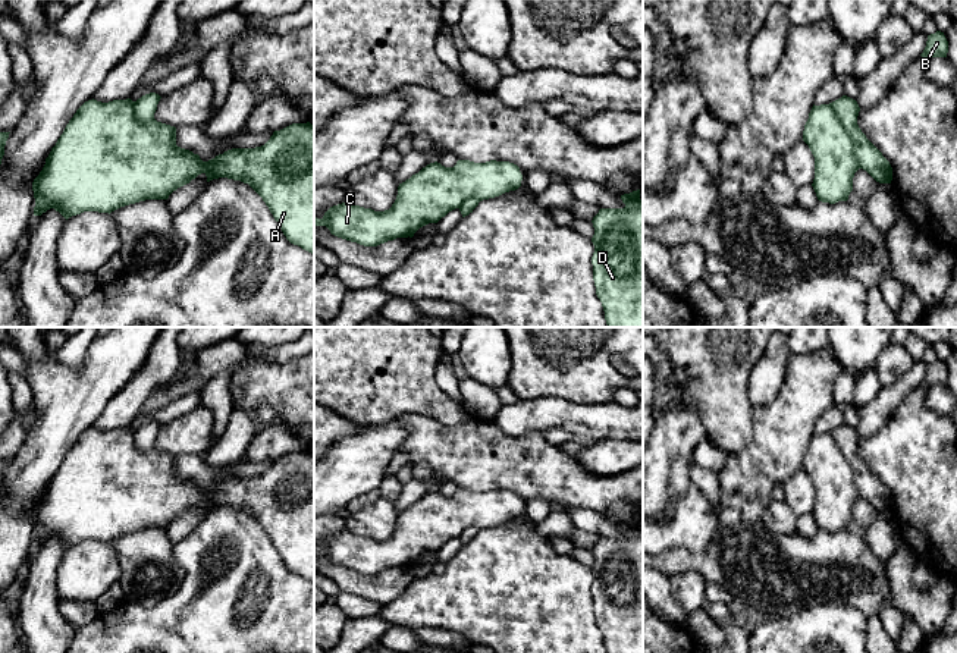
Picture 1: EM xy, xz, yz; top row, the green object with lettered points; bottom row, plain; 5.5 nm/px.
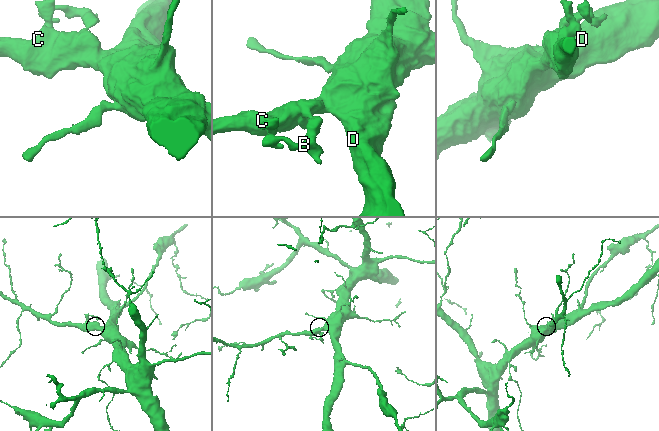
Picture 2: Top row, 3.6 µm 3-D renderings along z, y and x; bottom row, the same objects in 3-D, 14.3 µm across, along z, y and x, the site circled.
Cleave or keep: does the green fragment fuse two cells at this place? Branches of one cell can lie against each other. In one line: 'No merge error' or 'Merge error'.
Merge error

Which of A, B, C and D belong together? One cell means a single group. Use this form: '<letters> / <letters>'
A C D / B

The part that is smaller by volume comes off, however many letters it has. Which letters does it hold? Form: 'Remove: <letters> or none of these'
Remove: B

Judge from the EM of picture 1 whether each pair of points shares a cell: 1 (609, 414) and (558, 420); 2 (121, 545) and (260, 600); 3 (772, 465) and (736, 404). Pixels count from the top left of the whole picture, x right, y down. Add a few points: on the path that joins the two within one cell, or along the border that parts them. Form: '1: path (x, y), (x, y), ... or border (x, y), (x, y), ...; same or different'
1: path (596, 420), (571, 420); same
2: border (172, 545), (184, 580), (163, 599); different
3: border (753, 407), (752, 440), (740, 452), (728, 455); different

